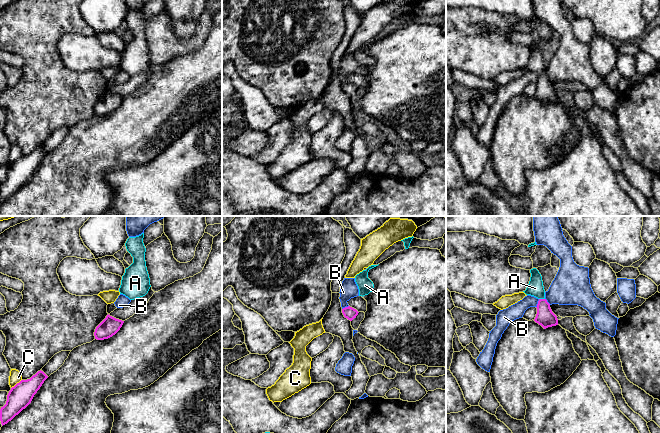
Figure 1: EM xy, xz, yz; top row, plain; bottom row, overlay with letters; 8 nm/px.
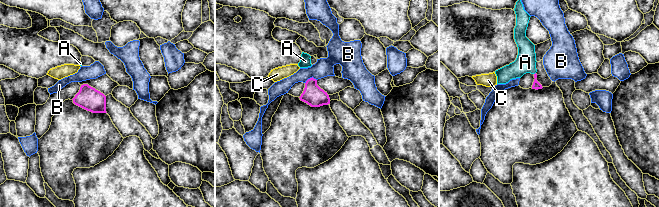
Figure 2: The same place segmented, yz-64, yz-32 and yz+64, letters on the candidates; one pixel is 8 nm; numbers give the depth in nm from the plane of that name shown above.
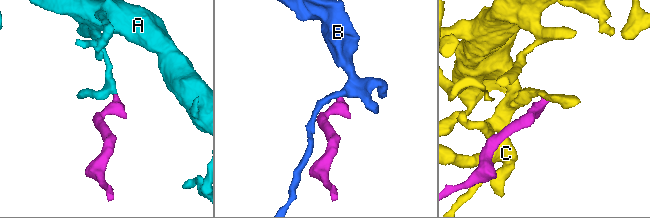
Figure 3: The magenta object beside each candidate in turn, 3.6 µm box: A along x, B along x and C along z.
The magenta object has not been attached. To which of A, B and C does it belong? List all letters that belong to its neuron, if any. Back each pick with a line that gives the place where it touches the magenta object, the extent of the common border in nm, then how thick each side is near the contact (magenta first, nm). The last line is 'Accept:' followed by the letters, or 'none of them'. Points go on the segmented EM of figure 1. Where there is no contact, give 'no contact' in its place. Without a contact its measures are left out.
A: yz (542, 299) | 50 nm | 150/130 nm
Accept: A

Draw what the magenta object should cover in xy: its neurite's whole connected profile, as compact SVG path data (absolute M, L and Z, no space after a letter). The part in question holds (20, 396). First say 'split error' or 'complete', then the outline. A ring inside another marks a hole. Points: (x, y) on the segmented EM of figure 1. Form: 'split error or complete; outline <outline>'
complete; outline M40 370L30 379L21 380L11 388L7 395L6 404L0 409L2 426L11 421L31 403L34 395L47 378L48 376Z

